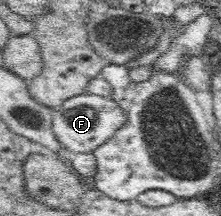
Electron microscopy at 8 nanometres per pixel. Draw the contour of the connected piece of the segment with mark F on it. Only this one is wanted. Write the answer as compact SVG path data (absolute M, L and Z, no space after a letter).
M84 90L80 95L70 96L65 102L54 107L52 131L65 148L65 154L94 152L106 143L118 129L128 123L126 108L120 106L111 96L95 94Z

